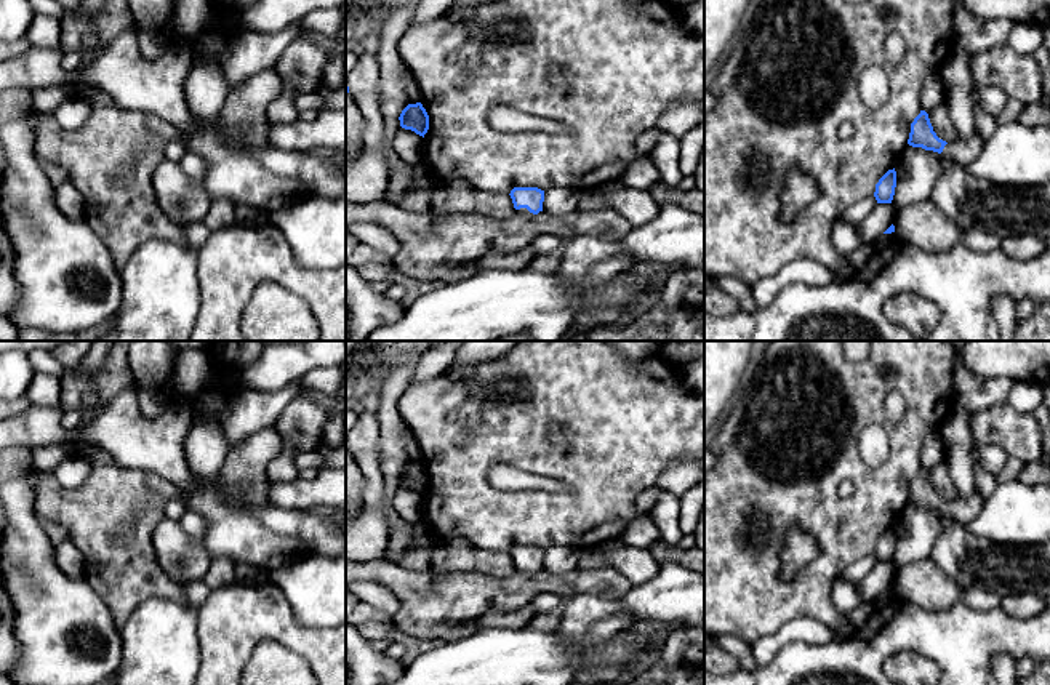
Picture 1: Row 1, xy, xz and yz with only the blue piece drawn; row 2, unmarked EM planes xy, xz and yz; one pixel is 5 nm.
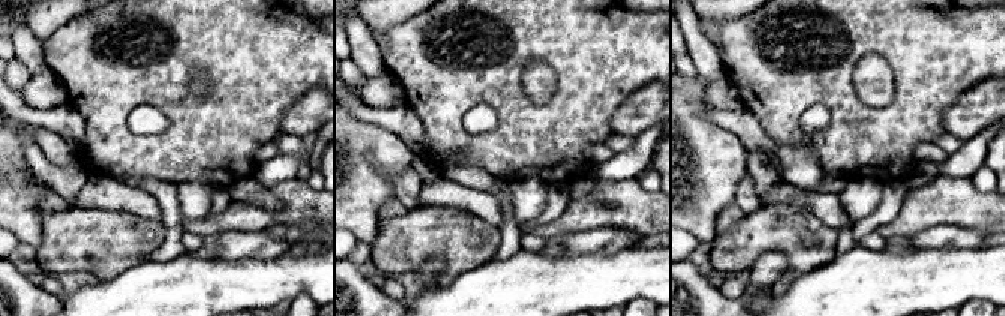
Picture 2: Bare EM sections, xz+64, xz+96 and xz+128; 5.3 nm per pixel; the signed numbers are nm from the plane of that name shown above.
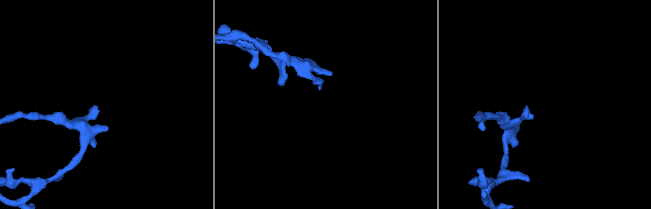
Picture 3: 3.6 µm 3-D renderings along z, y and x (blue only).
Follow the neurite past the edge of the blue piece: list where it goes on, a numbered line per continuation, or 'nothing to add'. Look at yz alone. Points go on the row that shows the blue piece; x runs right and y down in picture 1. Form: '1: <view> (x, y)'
1: yz (962, 151)

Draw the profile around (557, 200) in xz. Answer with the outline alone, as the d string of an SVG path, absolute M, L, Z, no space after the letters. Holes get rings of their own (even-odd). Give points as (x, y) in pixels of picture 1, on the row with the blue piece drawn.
M551 187L544 190L543 210L549 214L563 216L578 210L579 192L575 189Z

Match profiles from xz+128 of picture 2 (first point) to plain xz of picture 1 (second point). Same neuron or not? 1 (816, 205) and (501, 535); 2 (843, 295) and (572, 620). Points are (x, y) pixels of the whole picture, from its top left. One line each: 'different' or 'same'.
1: different
2: different

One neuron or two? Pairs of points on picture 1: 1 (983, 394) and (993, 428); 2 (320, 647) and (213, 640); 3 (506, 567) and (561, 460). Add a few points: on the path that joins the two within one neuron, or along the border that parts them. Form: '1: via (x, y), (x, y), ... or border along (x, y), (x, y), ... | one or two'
1: border along (1005, 400), (975, 410), (970, 415) | two
2: via (293, 636), (285, 629), (240, 629) | one
3: border along (471, 544), (508, 554) | two

